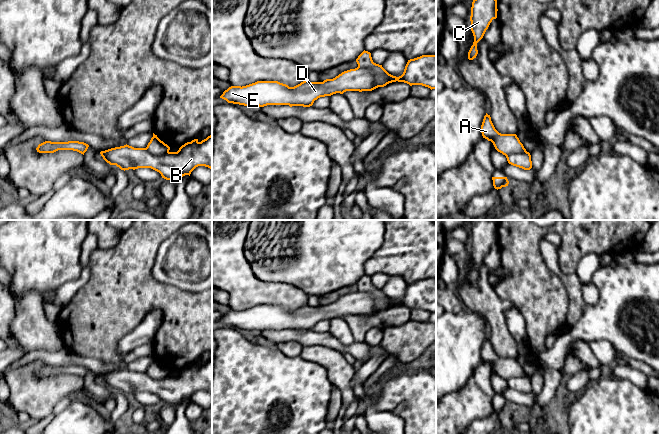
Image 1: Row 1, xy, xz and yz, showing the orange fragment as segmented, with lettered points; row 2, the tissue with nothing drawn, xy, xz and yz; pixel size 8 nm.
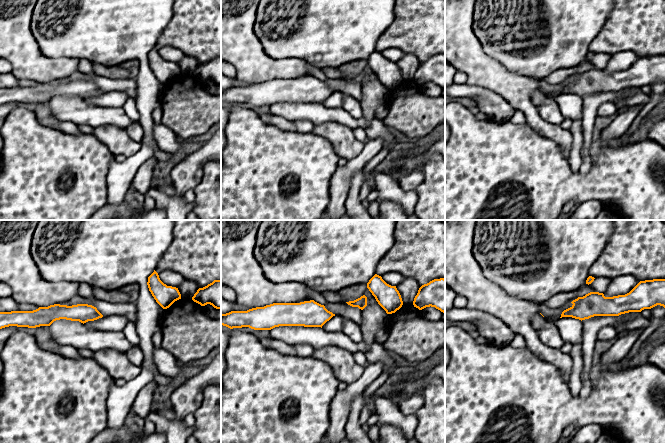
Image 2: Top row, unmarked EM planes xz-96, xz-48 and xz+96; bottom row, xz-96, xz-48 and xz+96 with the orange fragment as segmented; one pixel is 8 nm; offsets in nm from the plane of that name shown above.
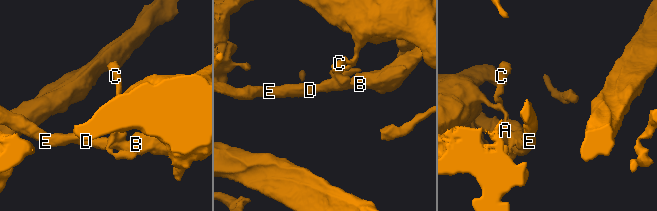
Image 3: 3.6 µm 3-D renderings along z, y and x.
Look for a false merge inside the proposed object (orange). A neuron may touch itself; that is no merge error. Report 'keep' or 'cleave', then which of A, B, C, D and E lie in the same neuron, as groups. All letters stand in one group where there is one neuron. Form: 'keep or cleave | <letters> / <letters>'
cleave | A C / B D E

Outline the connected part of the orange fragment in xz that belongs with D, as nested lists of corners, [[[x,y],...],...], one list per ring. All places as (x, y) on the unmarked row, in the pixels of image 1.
[[[357,291],[323,306],[305,304],[289,311],[278,305],[257,305],[246,310],[231,310],[220,322],[244,330],[289,329],[310,331],[320,321],[346,315],[372,315],[377,312],[374,296]]]

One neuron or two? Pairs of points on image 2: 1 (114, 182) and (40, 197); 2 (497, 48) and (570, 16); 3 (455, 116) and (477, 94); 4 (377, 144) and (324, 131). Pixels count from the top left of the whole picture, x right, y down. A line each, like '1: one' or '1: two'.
1: two
2: one
3: two
4: two

